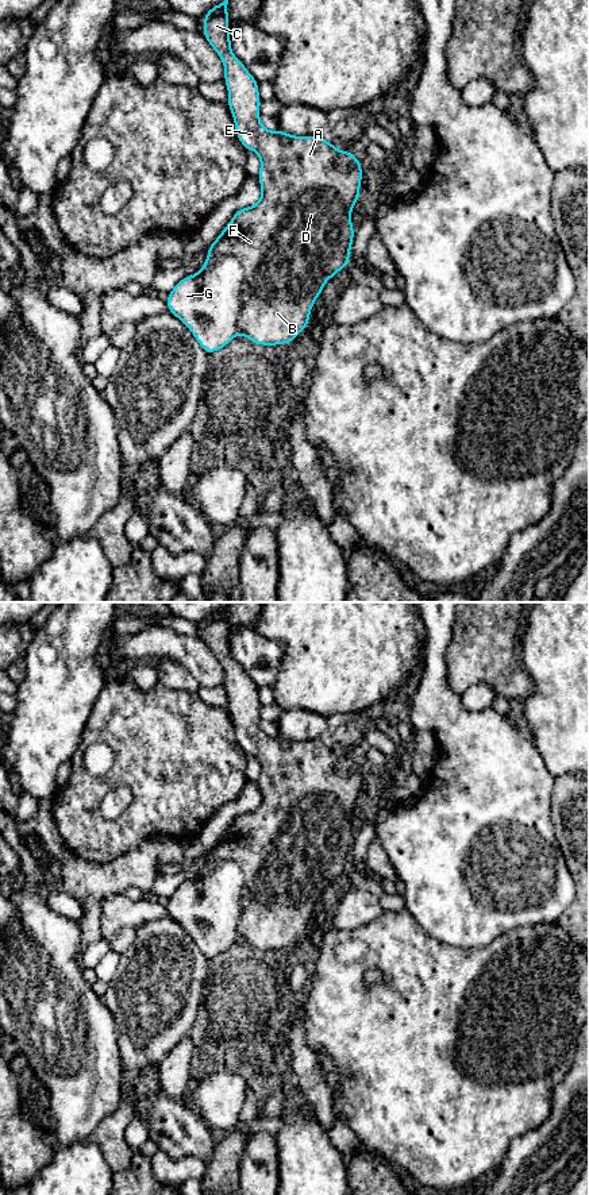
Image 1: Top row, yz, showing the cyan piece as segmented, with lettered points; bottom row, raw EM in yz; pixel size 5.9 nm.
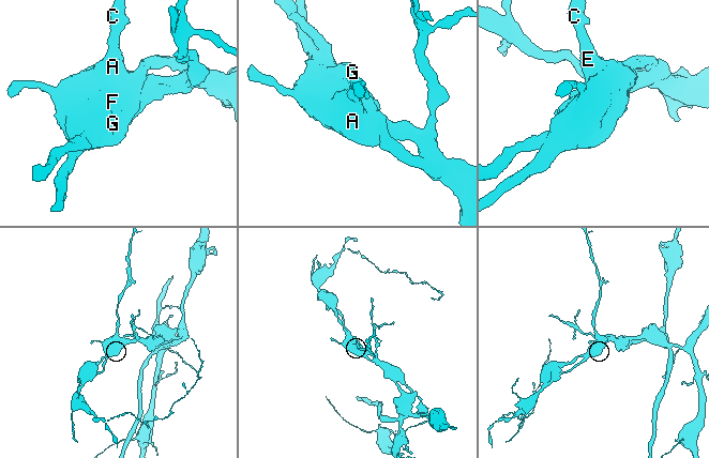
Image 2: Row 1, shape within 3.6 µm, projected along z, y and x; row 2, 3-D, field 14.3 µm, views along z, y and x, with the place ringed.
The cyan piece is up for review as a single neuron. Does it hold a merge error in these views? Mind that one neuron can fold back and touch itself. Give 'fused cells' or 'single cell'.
fused cells

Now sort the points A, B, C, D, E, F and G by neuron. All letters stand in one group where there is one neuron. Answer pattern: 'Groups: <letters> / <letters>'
Groups: A B C D E F / G

